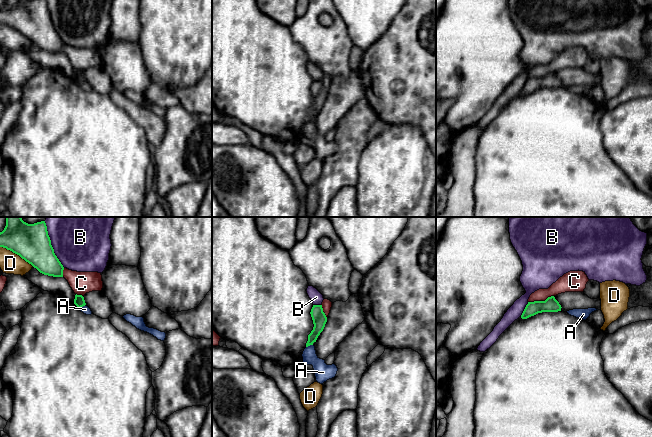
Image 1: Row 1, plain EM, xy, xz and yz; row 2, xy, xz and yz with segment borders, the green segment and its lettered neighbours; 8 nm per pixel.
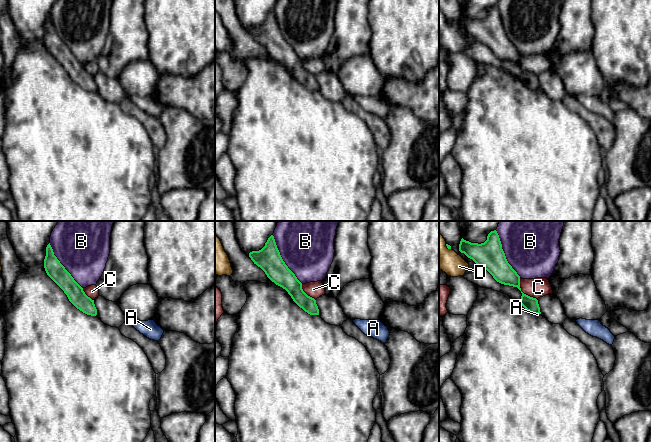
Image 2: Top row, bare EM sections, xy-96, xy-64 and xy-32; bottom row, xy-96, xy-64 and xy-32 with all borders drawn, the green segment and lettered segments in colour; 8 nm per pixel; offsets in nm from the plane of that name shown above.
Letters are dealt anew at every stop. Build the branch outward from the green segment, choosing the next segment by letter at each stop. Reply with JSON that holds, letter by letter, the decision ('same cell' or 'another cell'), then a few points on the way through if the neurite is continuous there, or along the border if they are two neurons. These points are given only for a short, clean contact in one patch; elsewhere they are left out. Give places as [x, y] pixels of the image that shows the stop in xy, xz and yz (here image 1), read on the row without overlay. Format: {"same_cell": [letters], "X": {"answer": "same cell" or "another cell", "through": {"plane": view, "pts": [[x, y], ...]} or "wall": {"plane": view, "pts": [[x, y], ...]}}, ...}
{"same_cell": [], "A": {"answer": "another cell", "wall": {"plane": "xy", "pts": [[85, 80], [79, 84]]}}, "B": {"answer": "another cell"}, "C": {"answer": "another cell"}, "D": {"answer": "another cell"}}

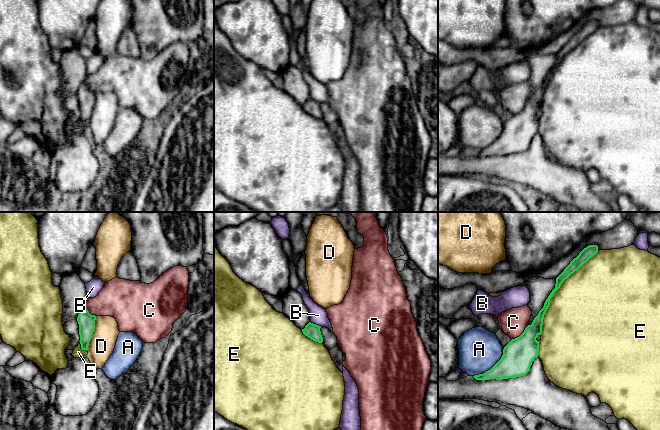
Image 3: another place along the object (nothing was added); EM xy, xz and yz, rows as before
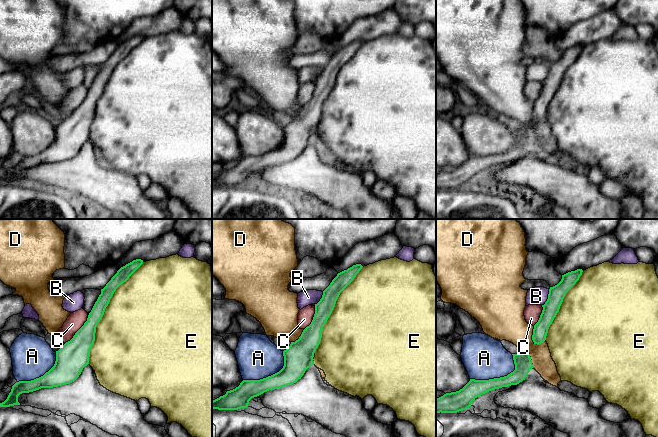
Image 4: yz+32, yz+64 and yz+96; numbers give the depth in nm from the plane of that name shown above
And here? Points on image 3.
{"same_cell": [], "A": {"answer": "another cell"}, "B": {"answer": "another cell", "wall": {"plane": "xz", "pts": [[310, 97], [321, 102]]}}, "C": {"answer": "another cell", "wall": {"plane": "yz", "pts": [[527, 102], [518, 112], [511, 116]]}}, "D": {"answer": "another cell"}, "E": {"answer": "another cell"}}

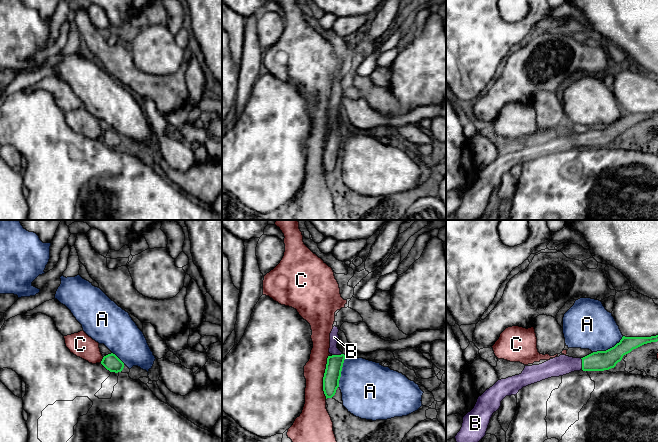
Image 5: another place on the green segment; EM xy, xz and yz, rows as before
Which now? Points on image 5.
{"same_cell": ["B"], "A": {"answer": "another cell", "wall": {"plane": "yz", "pts": [[623, 112], [613, 122], [605, 126], [593, 128]]}}, "B": {"answer": "same cell", "through": {"plane": "yz", "pts": [[601, 136], [582, 140], [562, 141]]}}, "C": {"answer": "another cell"}}

